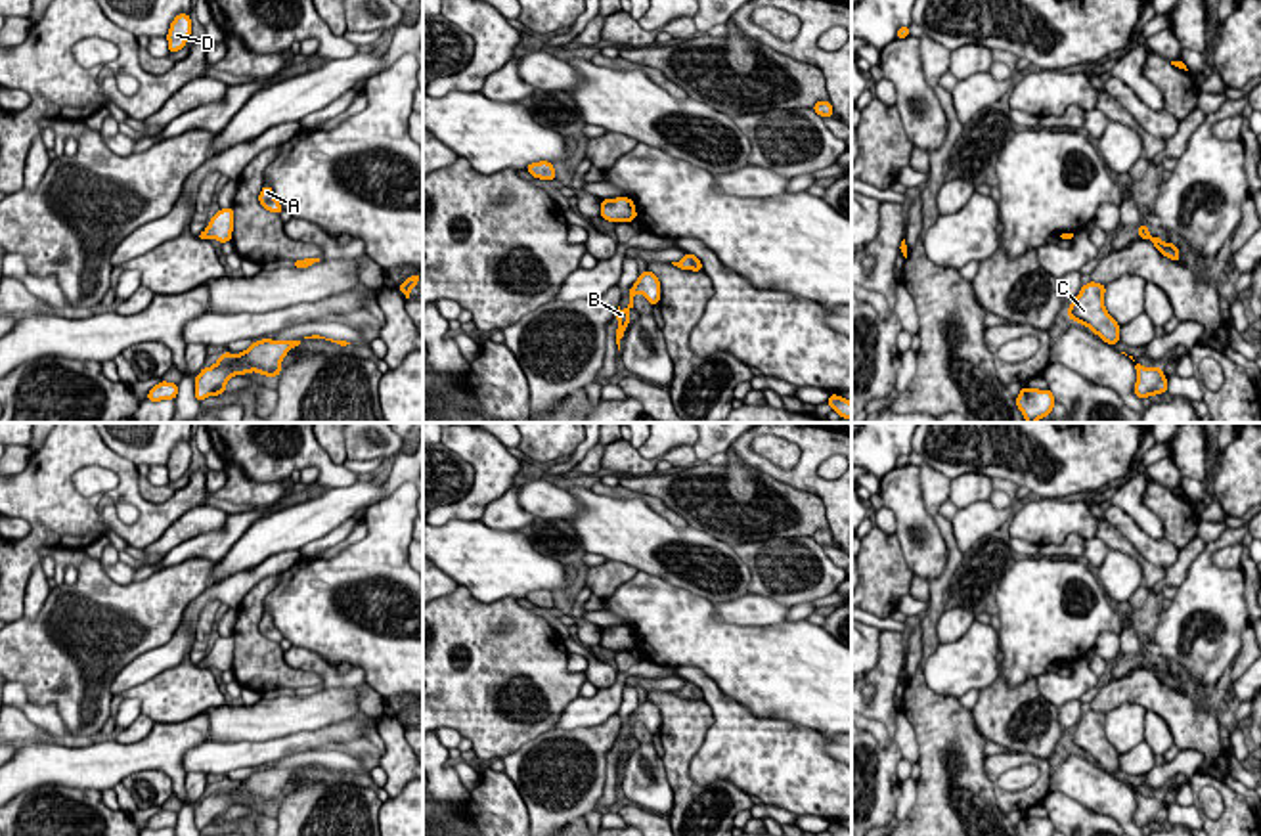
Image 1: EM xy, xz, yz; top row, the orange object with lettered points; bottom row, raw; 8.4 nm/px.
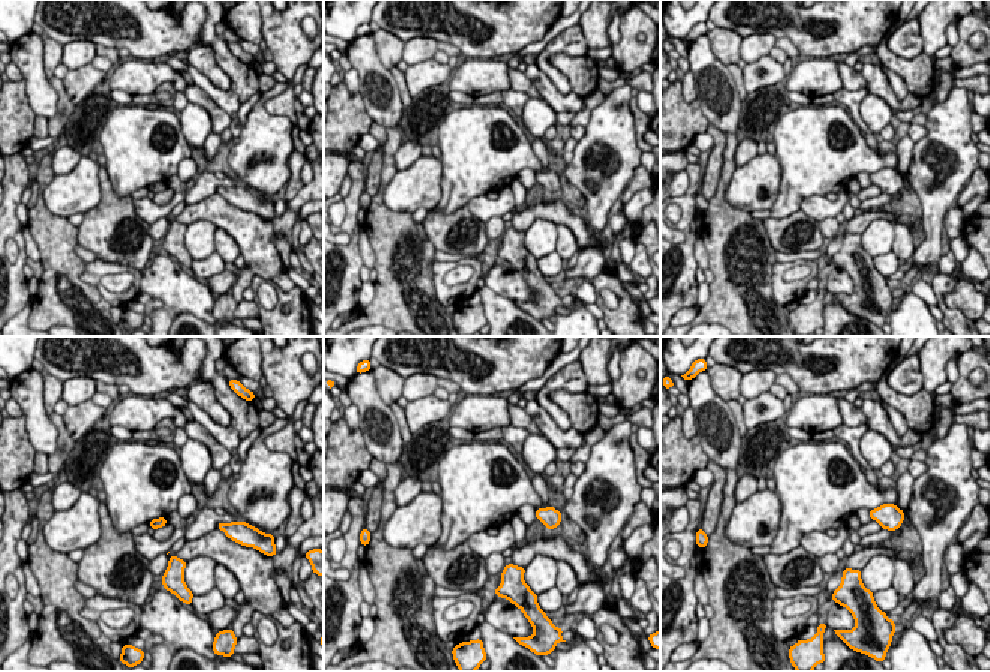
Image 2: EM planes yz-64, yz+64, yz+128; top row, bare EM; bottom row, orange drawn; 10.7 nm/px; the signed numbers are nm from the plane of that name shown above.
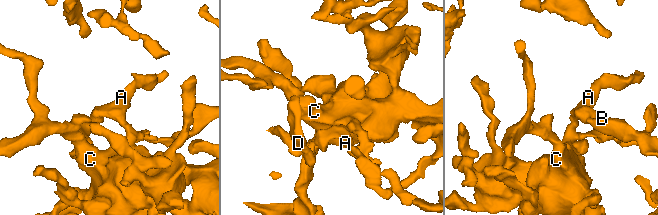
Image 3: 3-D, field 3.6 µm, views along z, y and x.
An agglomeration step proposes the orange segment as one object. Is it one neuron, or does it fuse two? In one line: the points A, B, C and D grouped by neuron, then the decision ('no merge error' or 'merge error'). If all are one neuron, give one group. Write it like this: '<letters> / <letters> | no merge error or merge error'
A B C D | no merge error

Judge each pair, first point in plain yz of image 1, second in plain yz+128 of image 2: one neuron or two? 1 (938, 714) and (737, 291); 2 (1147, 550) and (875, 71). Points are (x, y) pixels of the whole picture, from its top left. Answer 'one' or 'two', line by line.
1: one
2: one

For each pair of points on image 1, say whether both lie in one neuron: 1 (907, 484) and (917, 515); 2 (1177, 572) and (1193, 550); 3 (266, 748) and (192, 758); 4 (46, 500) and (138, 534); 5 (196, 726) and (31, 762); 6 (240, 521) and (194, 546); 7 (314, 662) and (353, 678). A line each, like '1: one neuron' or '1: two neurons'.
1: one neuron
2: one neuron
3: one neuron
4: one neuron
5: one neuron
6: one neuron
7: one neuron

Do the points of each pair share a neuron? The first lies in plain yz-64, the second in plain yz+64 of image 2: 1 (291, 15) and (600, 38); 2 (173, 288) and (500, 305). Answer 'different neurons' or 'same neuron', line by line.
1: different neurons
2: different neurons

